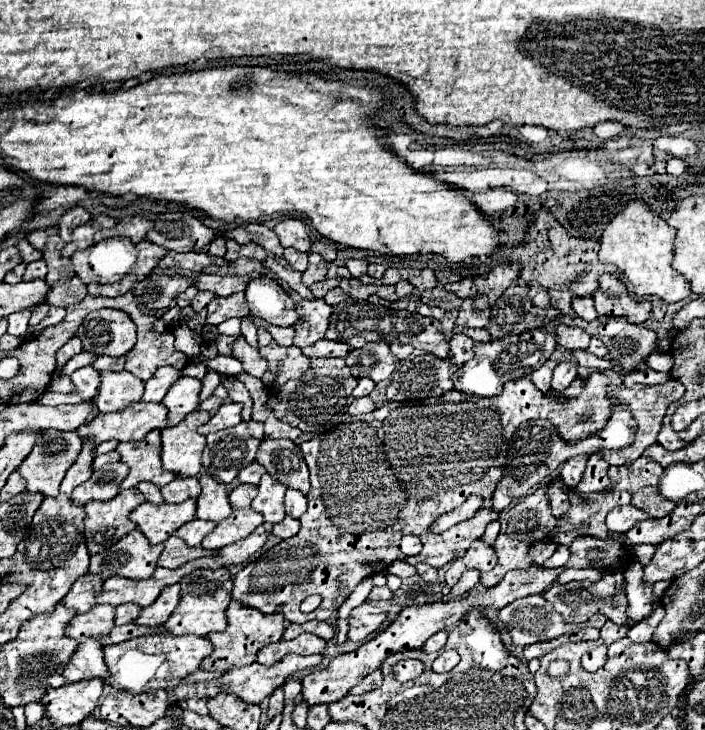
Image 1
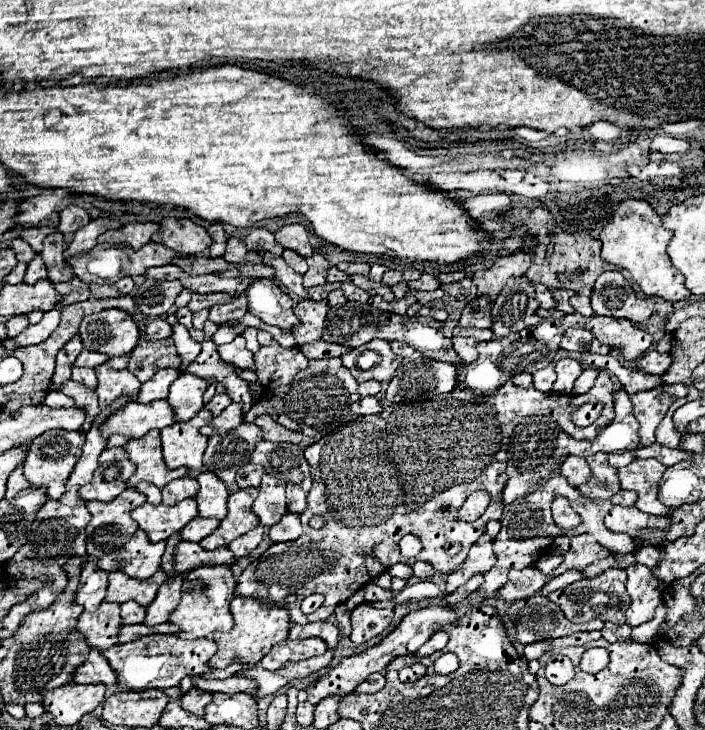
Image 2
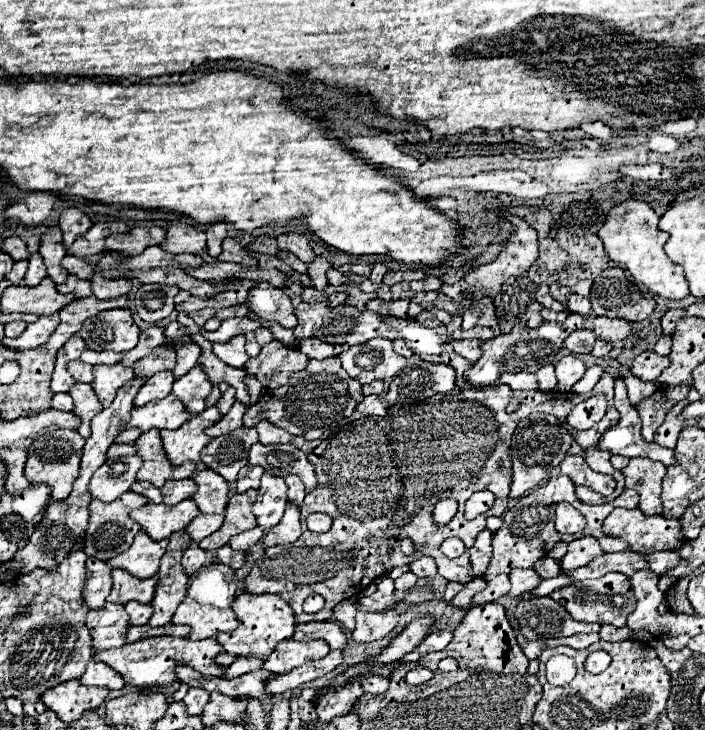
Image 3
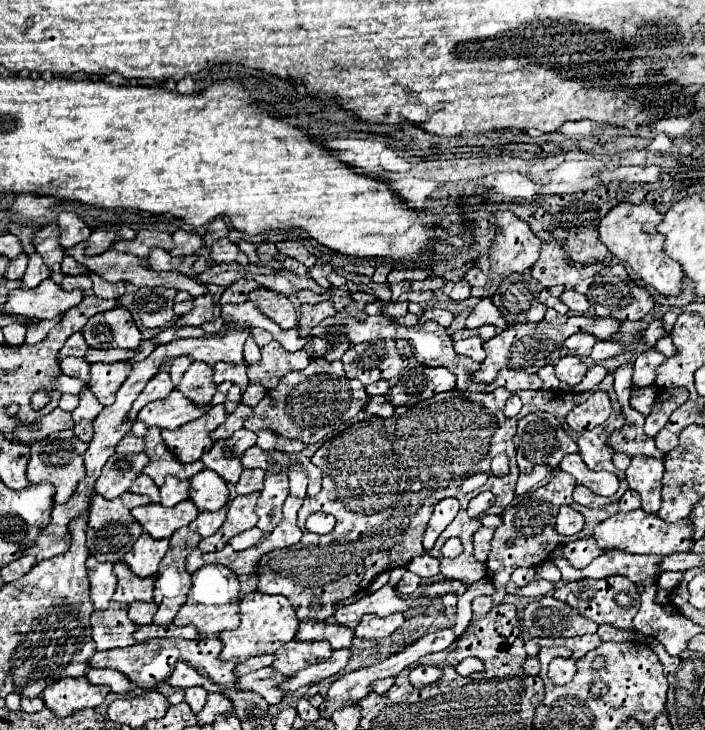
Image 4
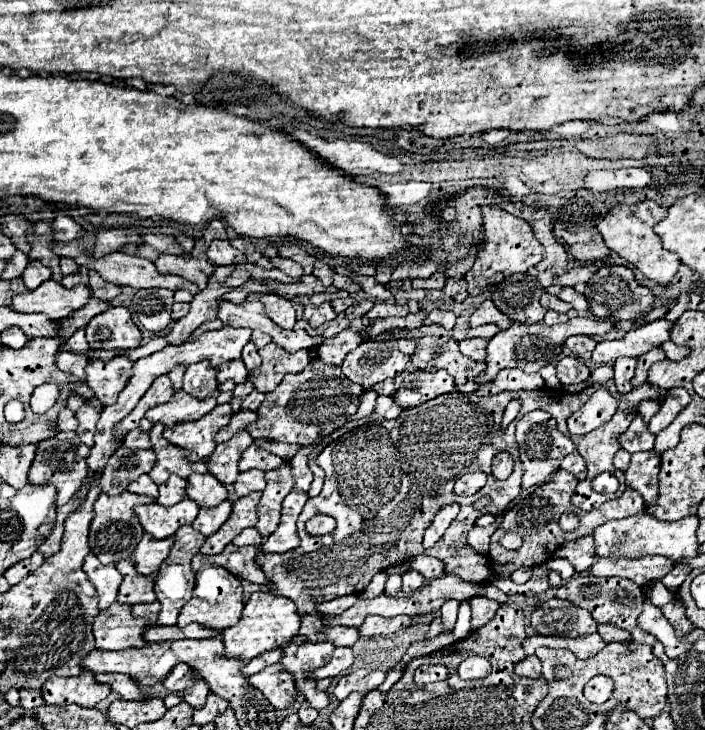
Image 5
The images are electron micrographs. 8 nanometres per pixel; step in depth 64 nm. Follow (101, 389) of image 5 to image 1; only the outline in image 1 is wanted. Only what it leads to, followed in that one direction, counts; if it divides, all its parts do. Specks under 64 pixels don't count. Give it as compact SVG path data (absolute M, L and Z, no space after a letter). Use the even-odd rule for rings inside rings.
M102 372L102 386L96 398L100 412L120 412L142 400L144 382L132 372Z

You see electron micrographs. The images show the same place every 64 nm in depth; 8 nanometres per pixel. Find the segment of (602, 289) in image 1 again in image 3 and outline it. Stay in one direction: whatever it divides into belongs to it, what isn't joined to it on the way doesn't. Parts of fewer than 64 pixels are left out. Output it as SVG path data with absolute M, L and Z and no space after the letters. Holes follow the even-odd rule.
M608 268L596 276L590 302L596 316L622 318L628 322L642 322L654 312L654 298L646 300L622 268Z

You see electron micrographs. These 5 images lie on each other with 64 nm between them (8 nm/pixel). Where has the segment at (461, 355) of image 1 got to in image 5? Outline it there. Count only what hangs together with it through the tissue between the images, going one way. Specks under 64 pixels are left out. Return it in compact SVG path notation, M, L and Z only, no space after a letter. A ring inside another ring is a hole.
M466 338L458 346L460 346L460 352L464 356L470 356L476 362L484 362L484 358L486 358L486 344L488 342L484 338Z

